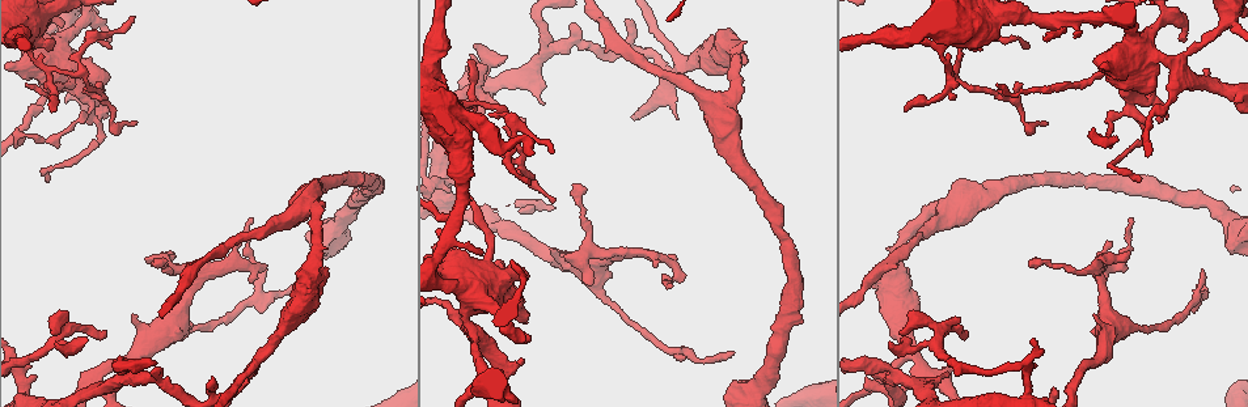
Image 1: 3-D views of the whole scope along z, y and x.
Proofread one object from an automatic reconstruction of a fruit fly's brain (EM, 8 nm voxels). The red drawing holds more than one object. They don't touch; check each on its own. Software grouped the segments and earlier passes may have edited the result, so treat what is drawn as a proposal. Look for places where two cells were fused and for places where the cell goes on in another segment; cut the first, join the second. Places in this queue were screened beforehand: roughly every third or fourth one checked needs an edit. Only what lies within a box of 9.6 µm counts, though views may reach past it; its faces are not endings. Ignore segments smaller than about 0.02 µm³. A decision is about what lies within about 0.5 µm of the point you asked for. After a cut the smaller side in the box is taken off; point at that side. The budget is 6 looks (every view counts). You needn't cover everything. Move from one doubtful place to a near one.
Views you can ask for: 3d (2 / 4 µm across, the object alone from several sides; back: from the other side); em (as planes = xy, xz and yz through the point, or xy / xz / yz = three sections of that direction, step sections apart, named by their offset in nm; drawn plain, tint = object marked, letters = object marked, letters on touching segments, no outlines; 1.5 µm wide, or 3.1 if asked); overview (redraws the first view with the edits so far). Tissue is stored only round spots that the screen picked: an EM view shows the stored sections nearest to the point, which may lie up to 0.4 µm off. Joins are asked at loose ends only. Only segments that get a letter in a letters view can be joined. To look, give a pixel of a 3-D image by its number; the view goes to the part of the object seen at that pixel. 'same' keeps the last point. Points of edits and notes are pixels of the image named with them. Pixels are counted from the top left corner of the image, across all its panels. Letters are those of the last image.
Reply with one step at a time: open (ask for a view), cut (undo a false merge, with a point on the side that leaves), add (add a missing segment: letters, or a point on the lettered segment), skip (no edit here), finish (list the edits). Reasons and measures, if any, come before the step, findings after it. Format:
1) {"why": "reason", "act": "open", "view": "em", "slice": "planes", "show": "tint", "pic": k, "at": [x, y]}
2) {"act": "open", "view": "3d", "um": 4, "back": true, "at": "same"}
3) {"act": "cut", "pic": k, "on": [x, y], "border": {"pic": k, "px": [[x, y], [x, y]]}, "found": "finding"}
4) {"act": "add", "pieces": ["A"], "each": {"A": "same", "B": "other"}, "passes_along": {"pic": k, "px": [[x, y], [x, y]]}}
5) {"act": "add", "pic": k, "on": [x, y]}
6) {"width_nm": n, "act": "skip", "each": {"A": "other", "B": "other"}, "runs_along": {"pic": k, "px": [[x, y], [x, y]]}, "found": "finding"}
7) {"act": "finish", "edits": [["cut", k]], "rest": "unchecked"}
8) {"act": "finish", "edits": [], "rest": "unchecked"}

{"why": "branch point", "act": "open", "view": "3d", "um": 2, "pic": 1, "at": [552, 49]}

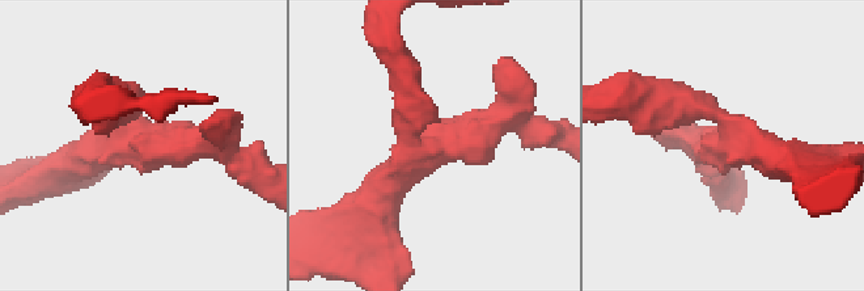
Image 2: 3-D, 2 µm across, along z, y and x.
{"arms": 3, "arm_widths_nm": [220, 220, 280], "why": "shape alone is not enough", "act": "open", "view": "em", "slice": "xz", "step": 4, "show": "letters", "pic": 2, "at": [434, 143]}

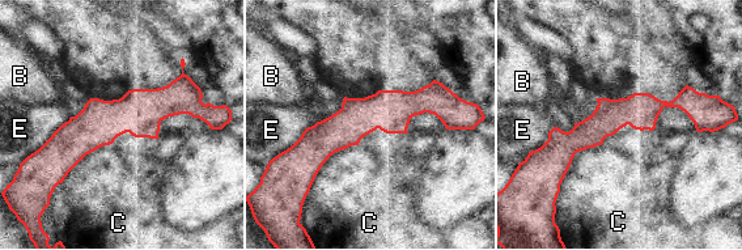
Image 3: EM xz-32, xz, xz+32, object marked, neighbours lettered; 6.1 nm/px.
{"act": "skip", "each": {"B": "other", "C": "other", "E": "other"}, "runs_along": {"pic": 3, "px": [[420, 107], [275, 161]]}, "found": "all the same cell"}

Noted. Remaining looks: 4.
{"act": "open", "view": "em", "slice": "planes", "show": "letters", "pic": 1, "at": [1129, 32]}

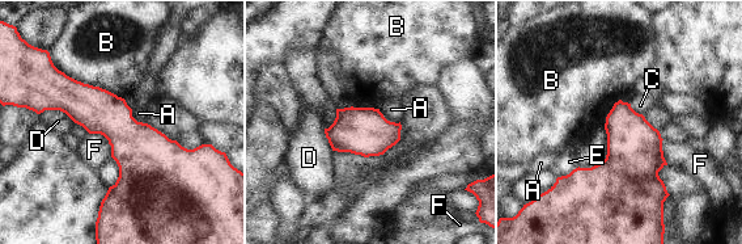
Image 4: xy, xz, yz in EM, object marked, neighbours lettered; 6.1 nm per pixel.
{"act": "skip", "each": {"A": "other", "B": "other", "C": "other", "D": "other", "E": "other", "F": "other"}, "border": {"pic": 4, "px": [[378, 108], [388, 120], [399, 122]]}, "found": "all the same cell"}

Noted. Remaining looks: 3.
{"why": "thin end", "act": "open", "view": "em", "slice": "xy", "step": 4, "show": "tint", "pic": 1, "at": [531, 181]}

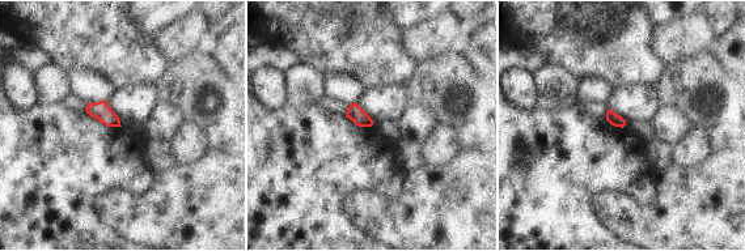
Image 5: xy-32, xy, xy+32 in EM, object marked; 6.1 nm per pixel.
{"why": "cut it another way", "act": "open", "view": "em", "slice": "planes", "show": "tint", "at": "same"}

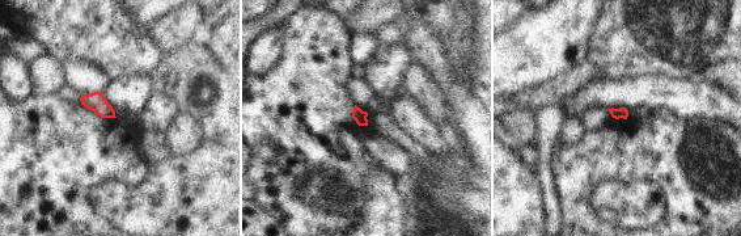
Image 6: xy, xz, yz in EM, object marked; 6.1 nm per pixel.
{"why": "see the neighbours", "act": "open", "view": "em", "slice": "planes", "show": "letters", "at": "same"}

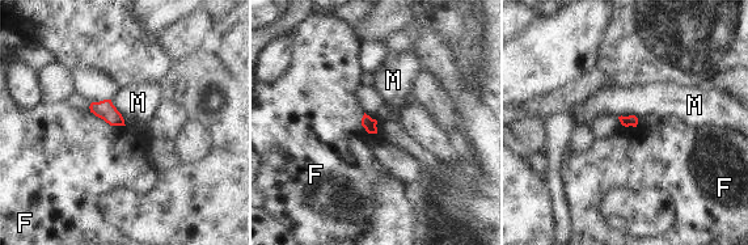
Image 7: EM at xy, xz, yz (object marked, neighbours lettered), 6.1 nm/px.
{"act": "skip", "each": {"F": "other", "M": "other"}, "border": {"pic": 7, "px": [[110, 100], [126, 125]]}, "found": "no lettered segment goes on from it"}

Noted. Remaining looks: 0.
{"act": "finish", "edits": [], "rest": "unchecked"}

